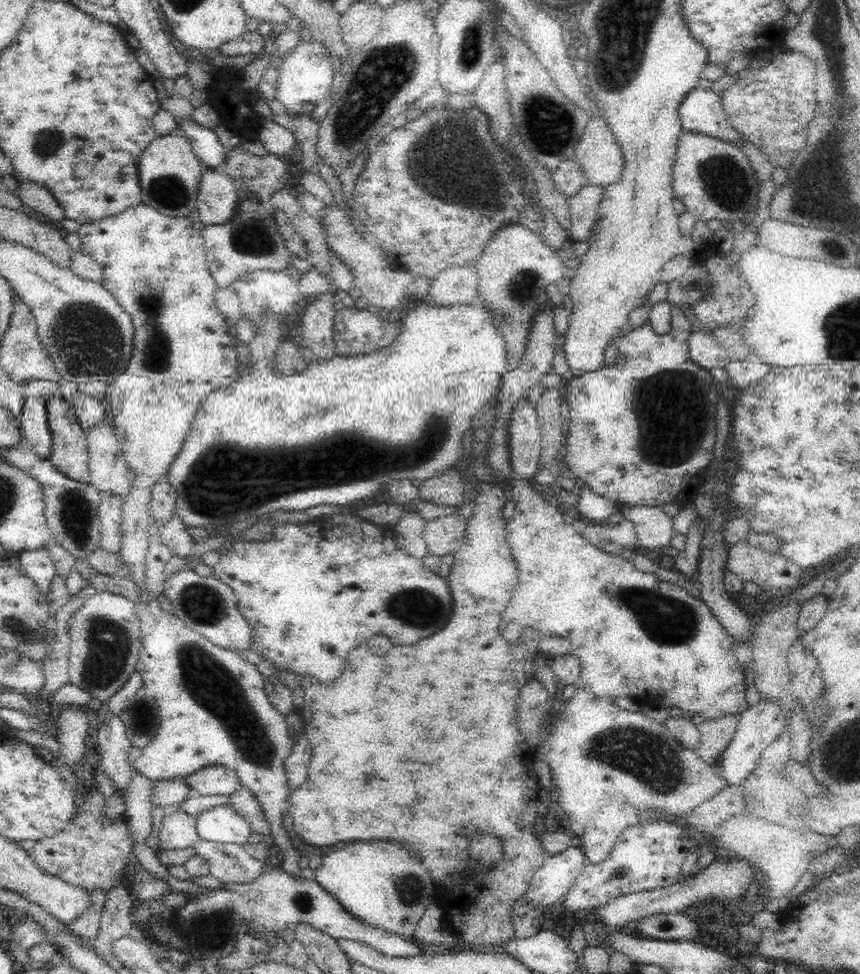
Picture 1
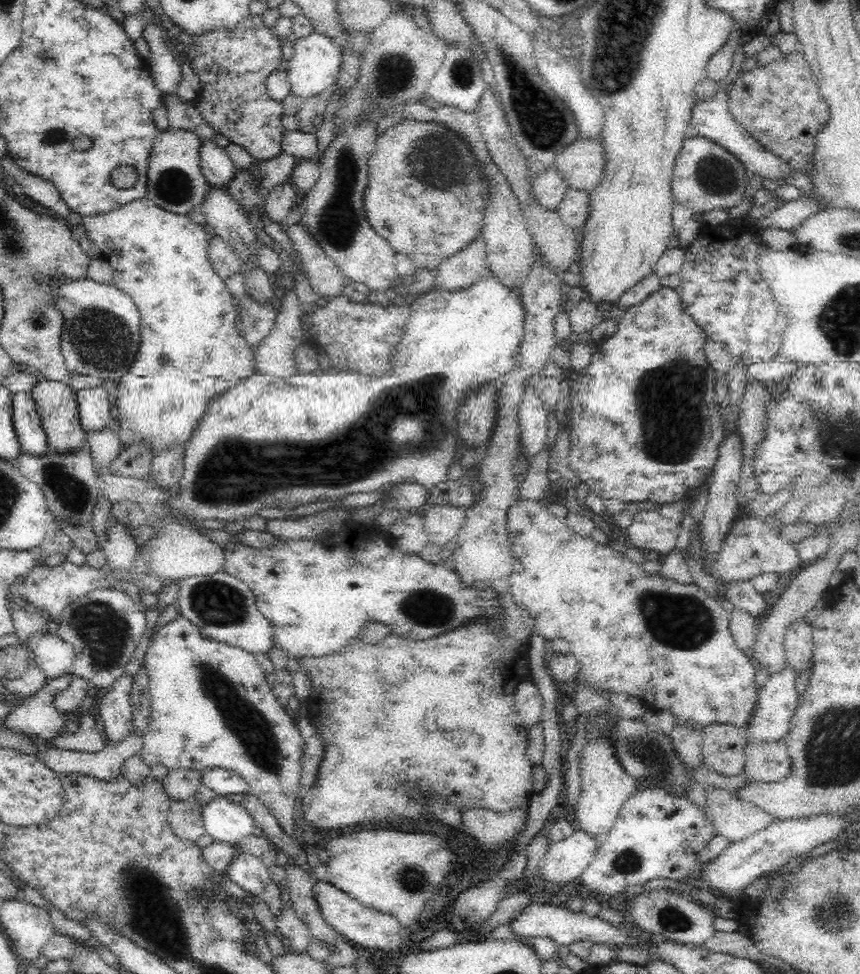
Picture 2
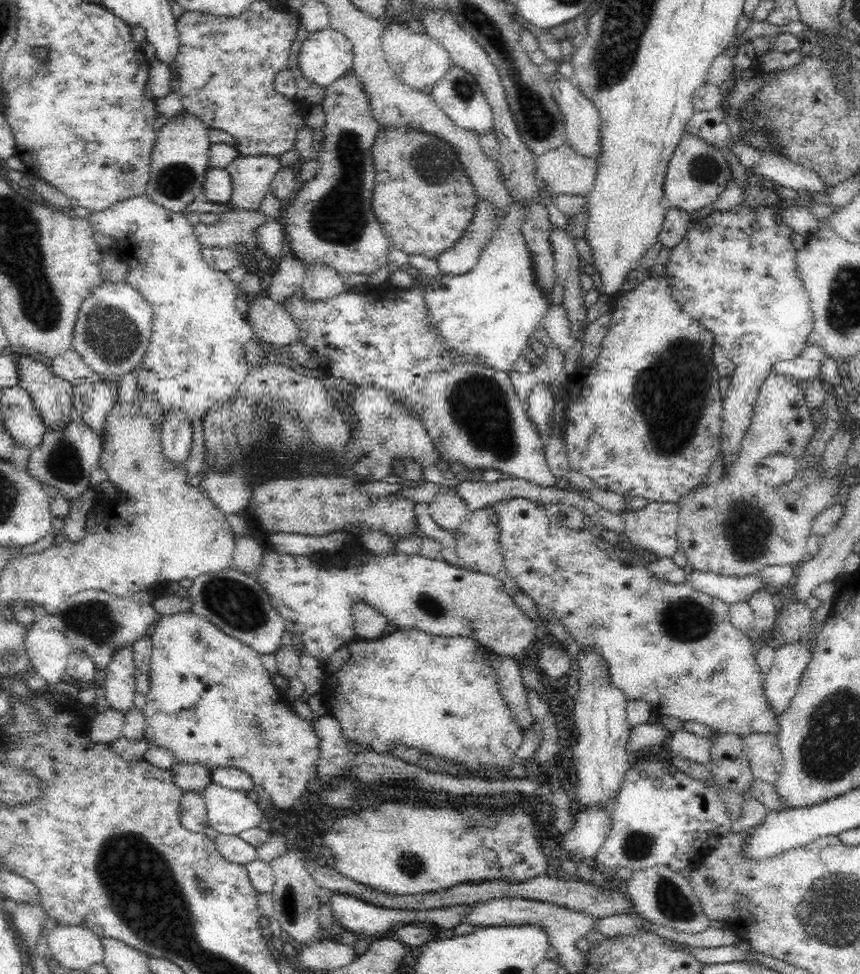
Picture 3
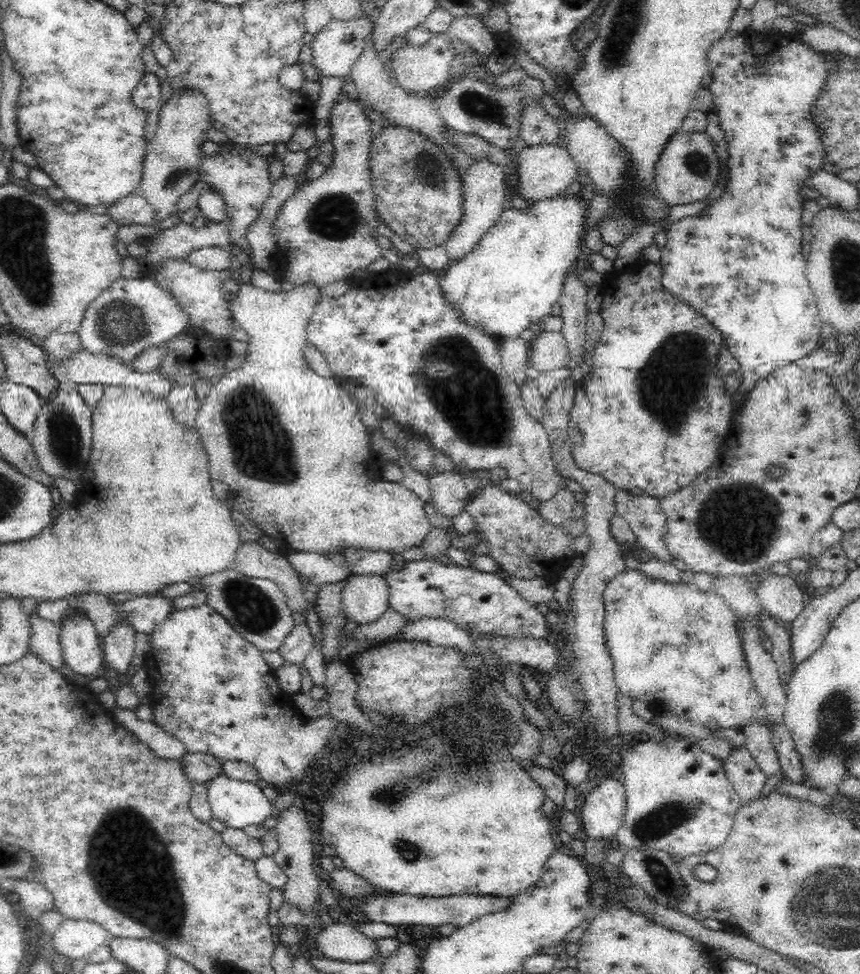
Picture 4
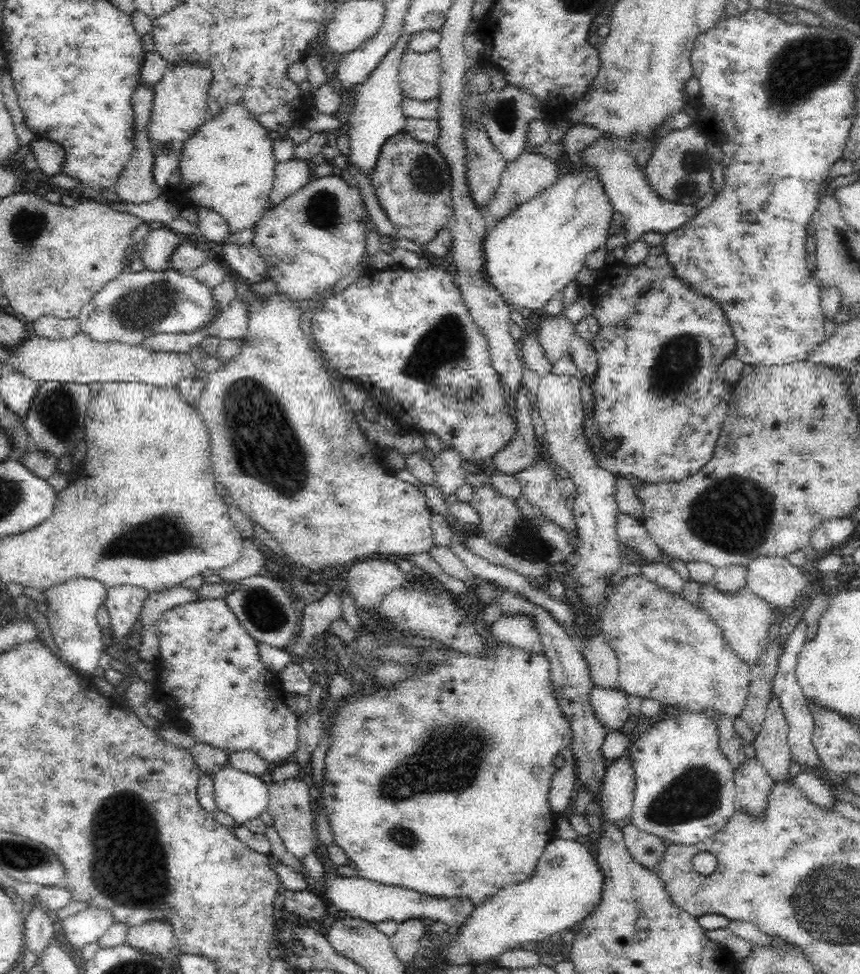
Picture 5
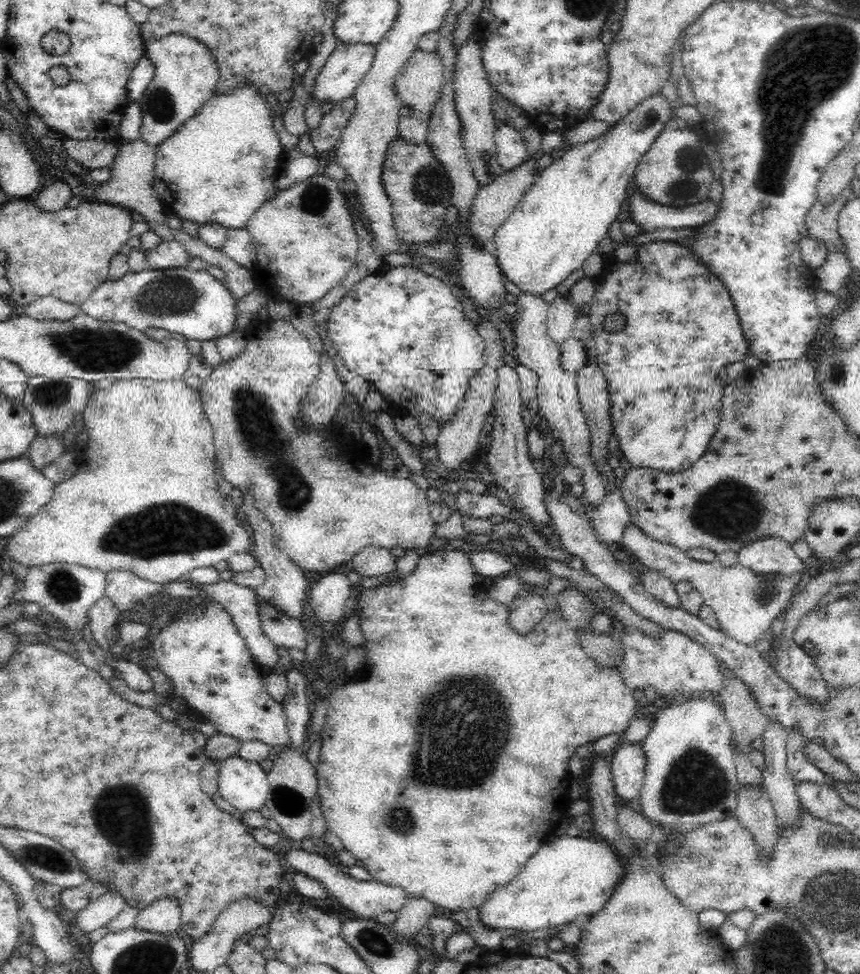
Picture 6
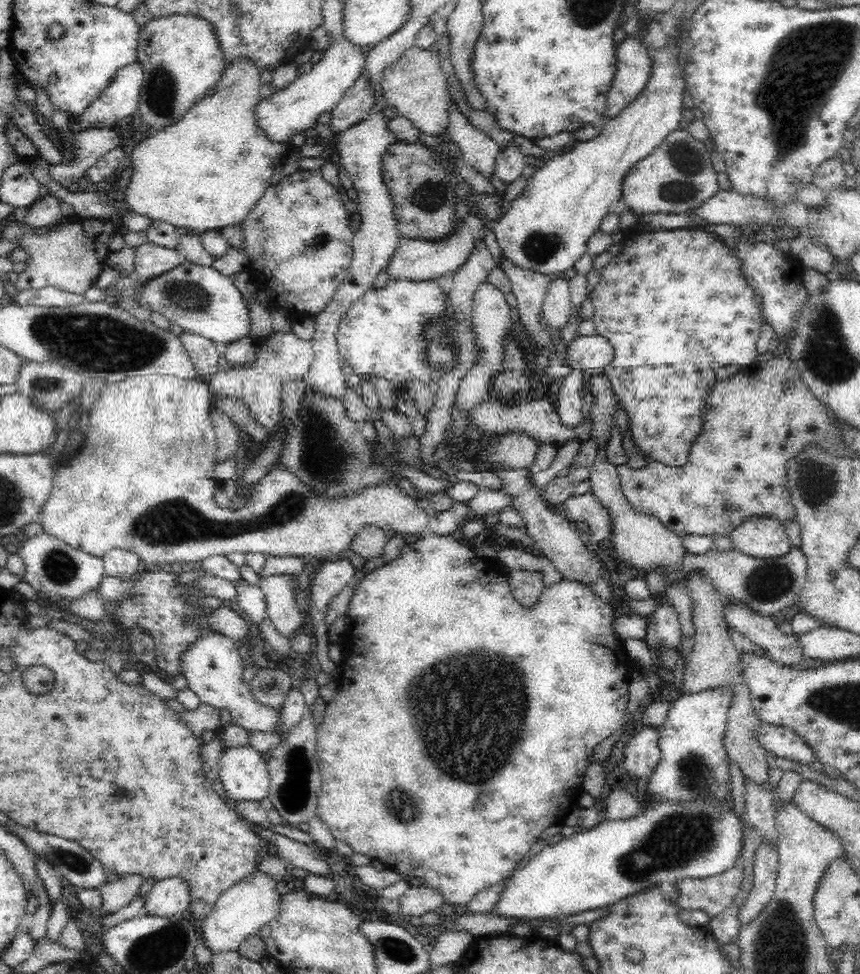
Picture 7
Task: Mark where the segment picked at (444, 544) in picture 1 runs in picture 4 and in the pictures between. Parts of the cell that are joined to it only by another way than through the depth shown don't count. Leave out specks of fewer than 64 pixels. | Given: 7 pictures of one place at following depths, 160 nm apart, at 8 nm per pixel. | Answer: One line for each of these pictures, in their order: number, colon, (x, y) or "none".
2: (442, 523)
3: (448, 511)
4: (450, 497)

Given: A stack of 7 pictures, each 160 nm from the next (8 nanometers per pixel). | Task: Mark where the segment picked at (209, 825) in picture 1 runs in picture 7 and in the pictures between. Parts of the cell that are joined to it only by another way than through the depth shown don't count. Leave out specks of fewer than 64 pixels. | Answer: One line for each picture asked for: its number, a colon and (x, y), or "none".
2: (226, 822)
3: (229, 812)
4: (237, 804)
5: (243, 796)
6: (243, 784)
7: (243, 774)

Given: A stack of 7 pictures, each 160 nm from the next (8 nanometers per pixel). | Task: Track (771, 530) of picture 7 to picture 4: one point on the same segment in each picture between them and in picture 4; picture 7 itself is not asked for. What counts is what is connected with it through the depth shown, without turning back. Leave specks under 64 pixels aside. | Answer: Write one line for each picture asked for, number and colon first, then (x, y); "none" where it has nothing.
4: (781, 597)
5: (772, 579)
6: (769, 557)

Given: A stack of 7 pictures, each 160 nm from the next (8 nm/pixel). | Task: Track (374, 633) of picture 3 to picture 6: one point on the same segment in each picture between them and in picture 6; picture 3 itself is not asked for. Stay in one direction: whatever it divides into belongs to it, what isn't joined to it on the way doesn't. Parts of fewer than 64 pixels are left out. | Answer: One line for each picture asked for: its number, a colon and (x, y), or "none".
4: (364, 598)
5: (369, 581)
6: (371, 562)

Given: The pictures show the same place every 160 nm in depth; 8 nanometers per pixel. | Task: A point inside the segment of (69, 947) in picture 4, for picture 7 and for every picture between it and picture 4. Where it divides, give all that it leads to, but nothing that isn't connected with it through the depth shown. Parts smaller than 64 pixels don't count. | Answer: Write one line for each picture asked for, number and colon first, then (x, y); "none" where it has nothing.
5: (85, 927)
6: (99, 912)
7: (115, 895)

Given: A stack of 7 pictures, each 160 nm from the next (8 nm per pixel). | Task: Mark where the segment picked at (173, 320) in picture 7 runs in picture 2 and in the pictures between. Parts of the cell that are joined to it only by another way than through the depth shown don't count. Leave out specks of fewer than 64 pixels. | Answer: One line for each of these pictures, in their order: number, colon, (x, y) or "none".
2: (99, 337)
3: (112, 327)
4: (132, 316)
5: (136, 305)
6: (195, 304)

